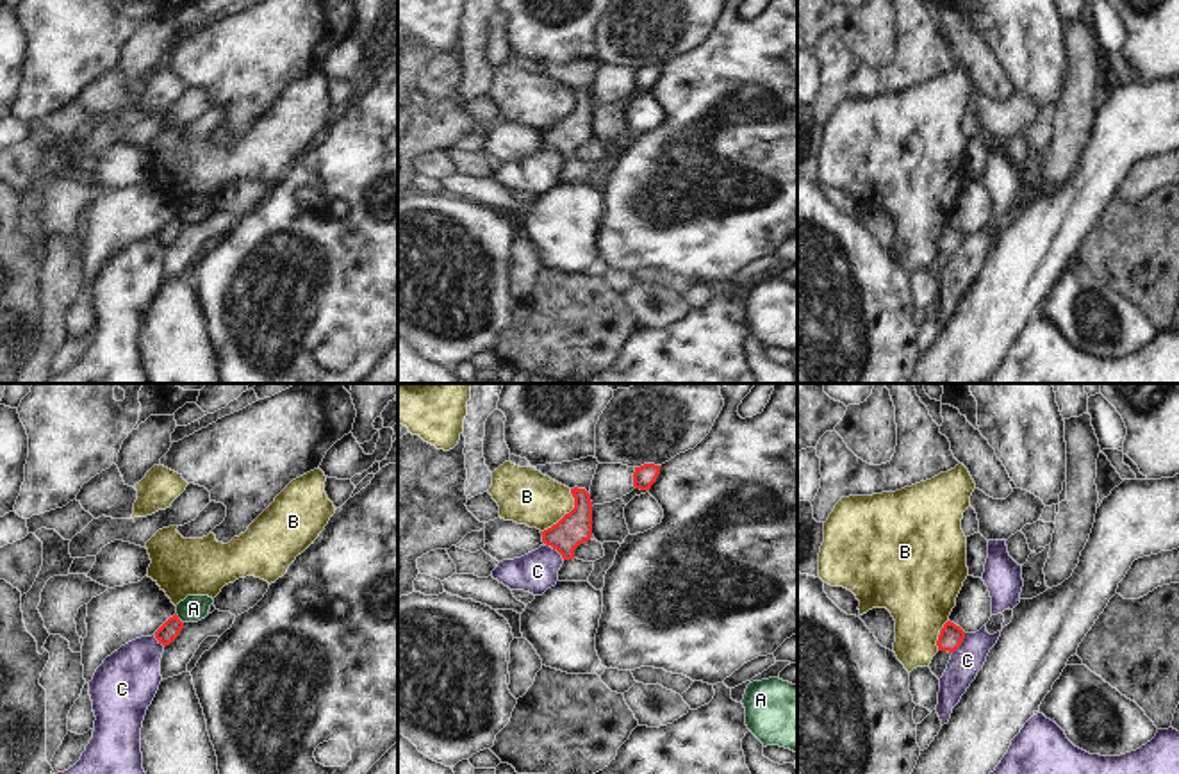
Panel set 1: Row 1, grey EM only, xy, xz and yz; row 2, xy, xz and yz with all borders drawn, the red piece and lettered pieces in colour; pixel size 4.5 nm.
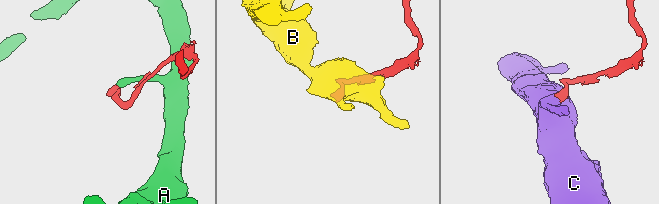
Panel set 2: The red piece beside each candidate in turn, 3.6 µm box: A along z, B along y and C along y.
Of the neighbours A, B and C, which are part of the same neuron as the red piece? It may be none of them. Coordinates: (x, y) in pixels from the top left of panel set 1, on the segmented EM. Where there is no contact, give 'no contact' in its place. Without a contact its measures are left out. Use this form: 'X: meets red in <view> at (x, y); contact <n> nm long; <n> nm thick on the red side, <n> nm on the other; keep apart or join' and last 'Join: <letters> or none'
A: meets red in xy at (179, 619); contact 60 nm long; 90 nm thick on the red side, 120 nm on the other; keep apart
B: meets red in xz at (566, 514); contact 240 nm long; 150 nm thick on the red side, 260 nm on the other; keep apart
C: meets red in xz at (555, 548); contact 120 nm long; 150 nm thick on the red side, 190 nm on the other; keep apart
Join: none

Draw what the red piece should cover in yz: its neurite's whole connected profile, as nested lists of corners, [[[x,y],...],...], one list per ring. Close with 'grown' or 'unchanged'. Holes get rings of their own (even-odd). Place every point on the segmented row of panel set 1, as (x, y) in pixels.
[[[947,621],[940,630],[936,640],[938,651],[954,653],[961,646],[963,638],[965,638],[965,631],[954,622]]] | unchanged

